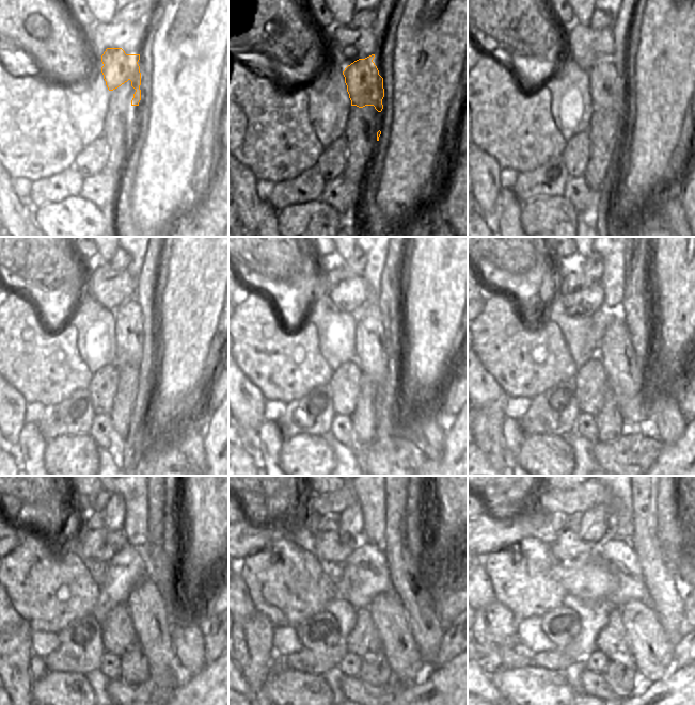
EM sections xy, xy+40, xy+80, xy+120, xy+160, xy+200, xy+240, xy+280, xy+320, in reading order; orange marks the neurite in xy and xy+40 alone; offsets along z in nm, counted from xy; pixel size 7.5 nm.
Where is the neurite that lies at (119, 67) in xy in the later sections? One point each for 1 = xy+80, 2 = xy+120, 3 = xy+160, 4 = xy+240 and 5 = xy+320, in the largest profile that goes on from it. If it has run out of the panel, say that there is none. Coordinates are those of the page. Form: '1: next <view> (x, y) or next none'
1: next xy+80 (605, 84)
2: next xy+120 (128, 323)
3: next xy+160 (376, 359)
4: next xy+240 (151, 617)
5: next xy+320 (652, 651)

